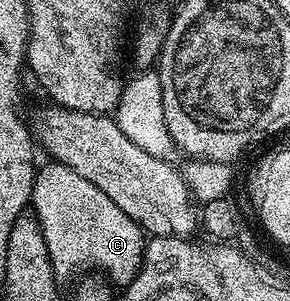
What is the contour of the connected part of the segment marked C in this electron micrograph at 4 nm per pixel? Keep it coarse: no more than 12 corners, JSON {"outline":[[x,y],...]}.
{"outline":[[36,169],[56,279],[133,281],[145,231],[85,176]]}

